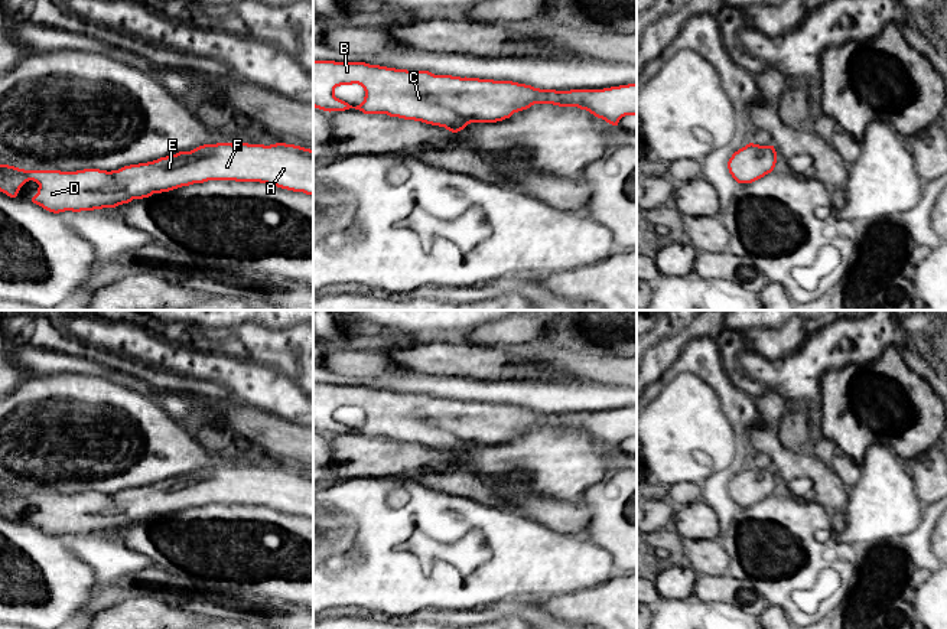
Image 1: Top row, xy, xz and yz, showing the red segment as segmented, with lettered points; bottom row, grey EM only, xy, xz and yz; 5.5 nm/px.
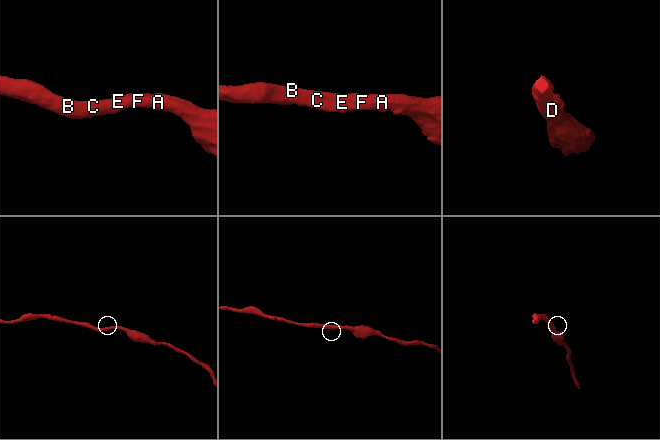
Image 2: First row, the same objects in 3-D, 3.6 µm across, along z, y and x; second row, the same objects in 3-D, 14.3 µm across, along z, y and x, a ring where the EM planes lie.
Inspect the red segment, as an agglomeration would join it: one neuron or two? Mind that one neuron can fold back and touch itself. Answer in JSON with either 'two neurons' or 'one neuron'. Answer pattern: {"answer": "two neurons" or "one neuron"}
{"answer": "one neuron"}

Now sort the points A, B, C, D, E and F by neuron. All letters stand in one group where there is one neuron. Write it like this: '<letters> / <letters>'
A B C D E F

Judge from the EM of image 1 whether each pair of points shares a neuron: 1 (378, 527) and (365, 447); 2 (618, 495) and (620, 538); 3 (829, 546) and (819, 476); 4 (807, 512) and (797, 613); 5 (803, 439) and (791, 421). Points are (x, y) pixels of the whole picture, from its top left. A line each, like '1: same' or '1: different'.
1: different
2: same
3: different
4: same
5: same

